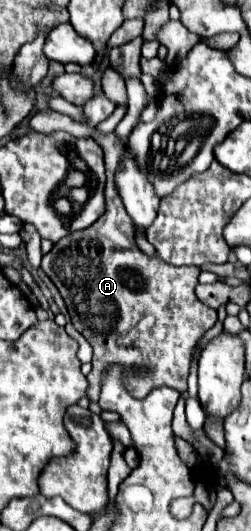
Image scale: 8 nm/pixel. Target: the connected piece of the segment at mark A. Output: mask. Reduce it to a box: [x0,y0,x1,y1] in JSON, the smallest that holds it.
[30,110,216,402]

